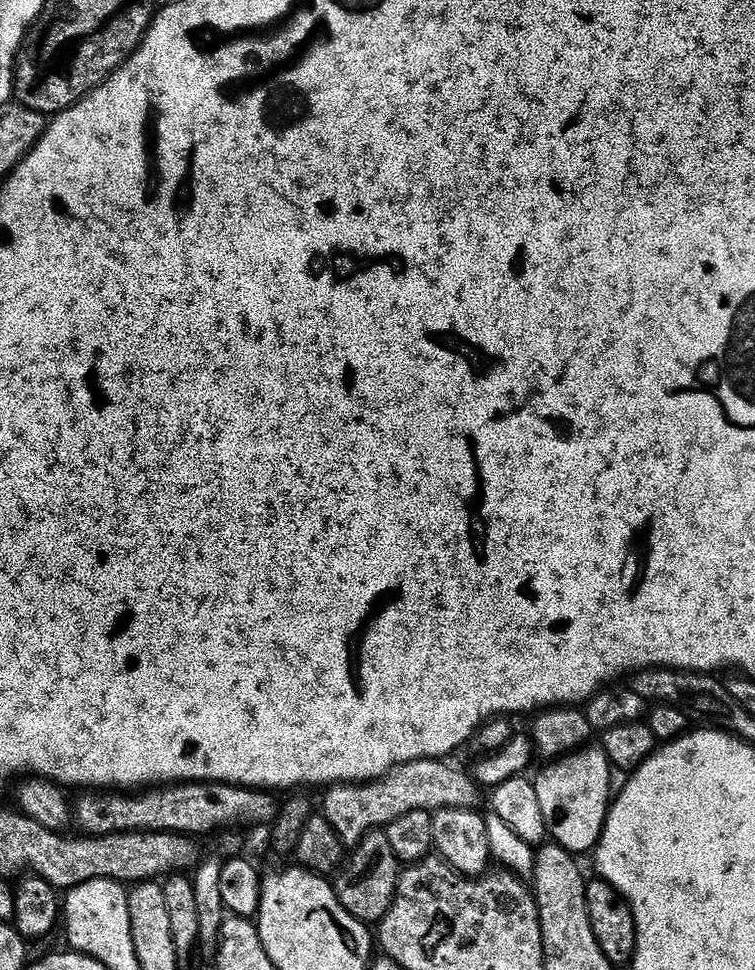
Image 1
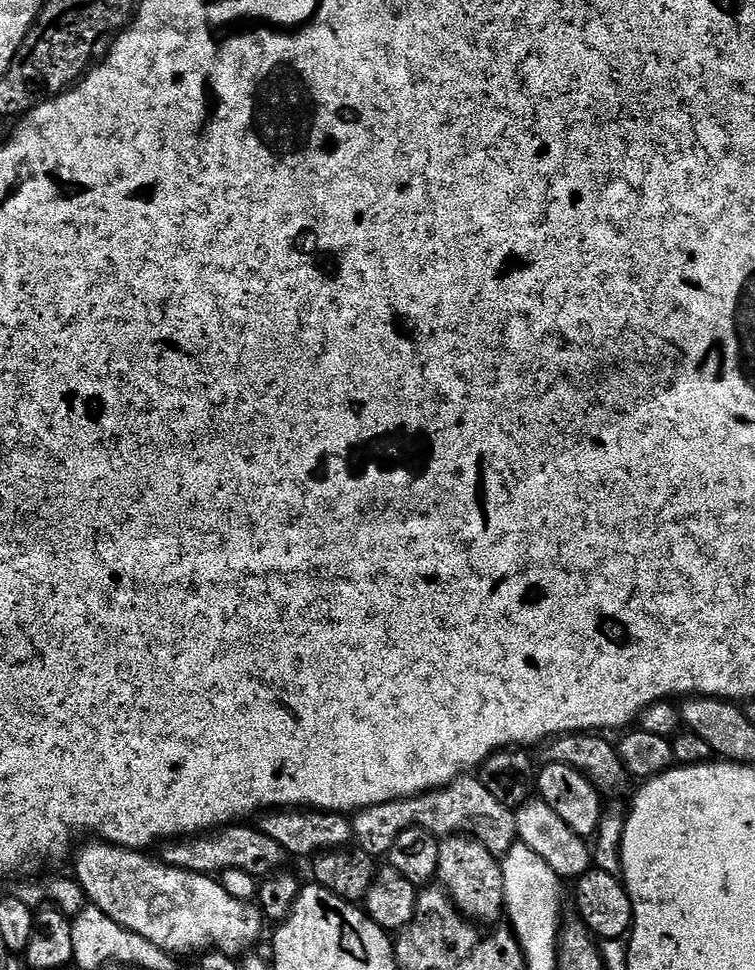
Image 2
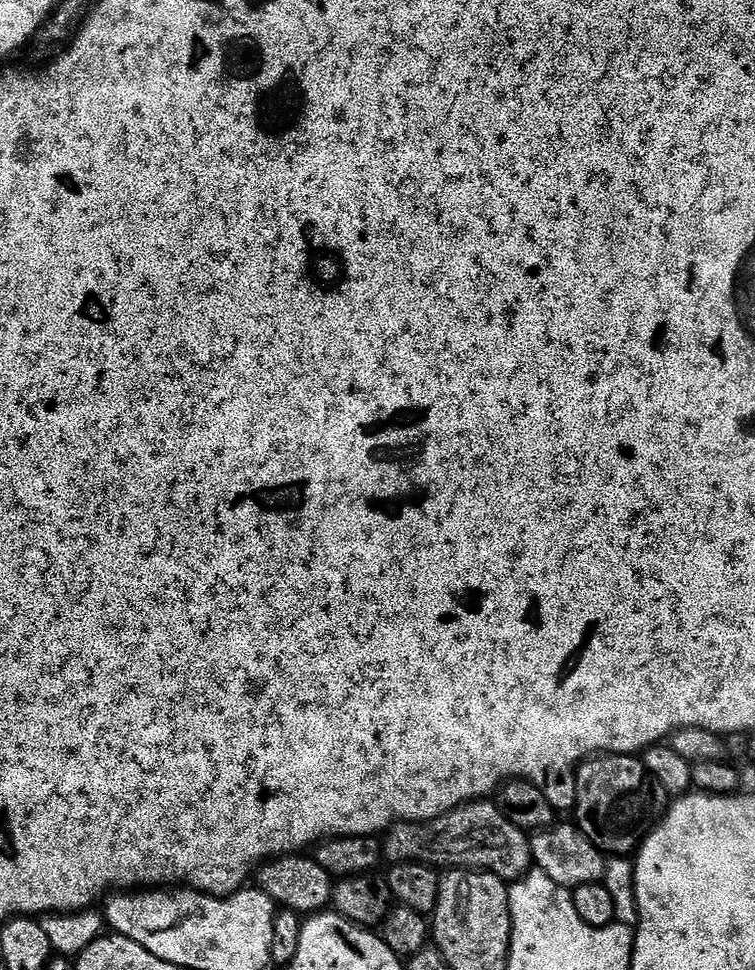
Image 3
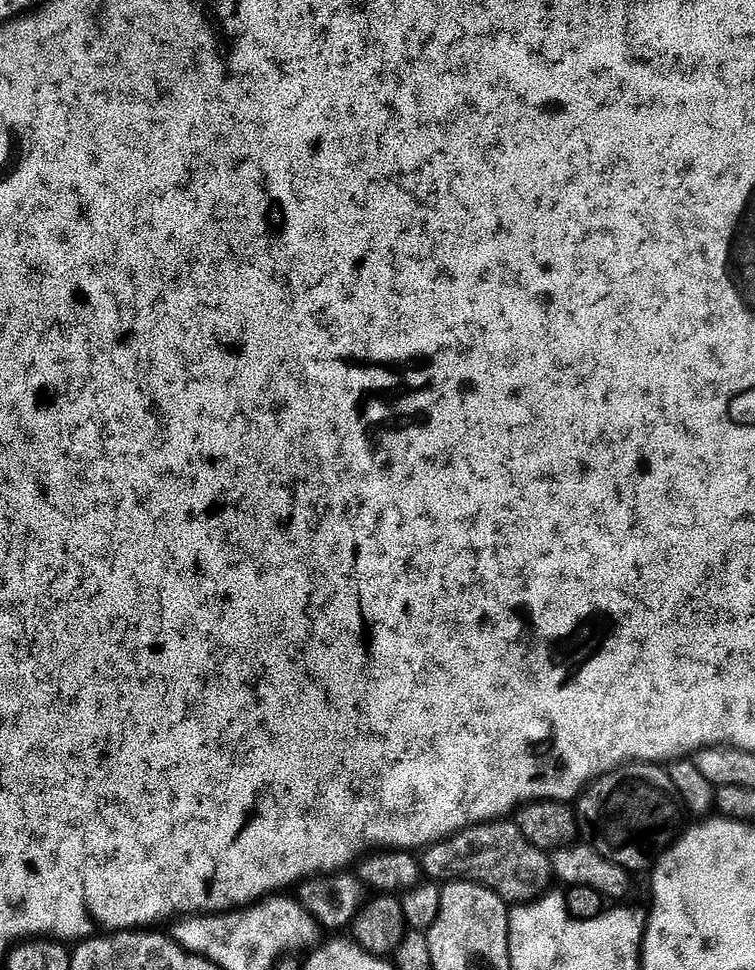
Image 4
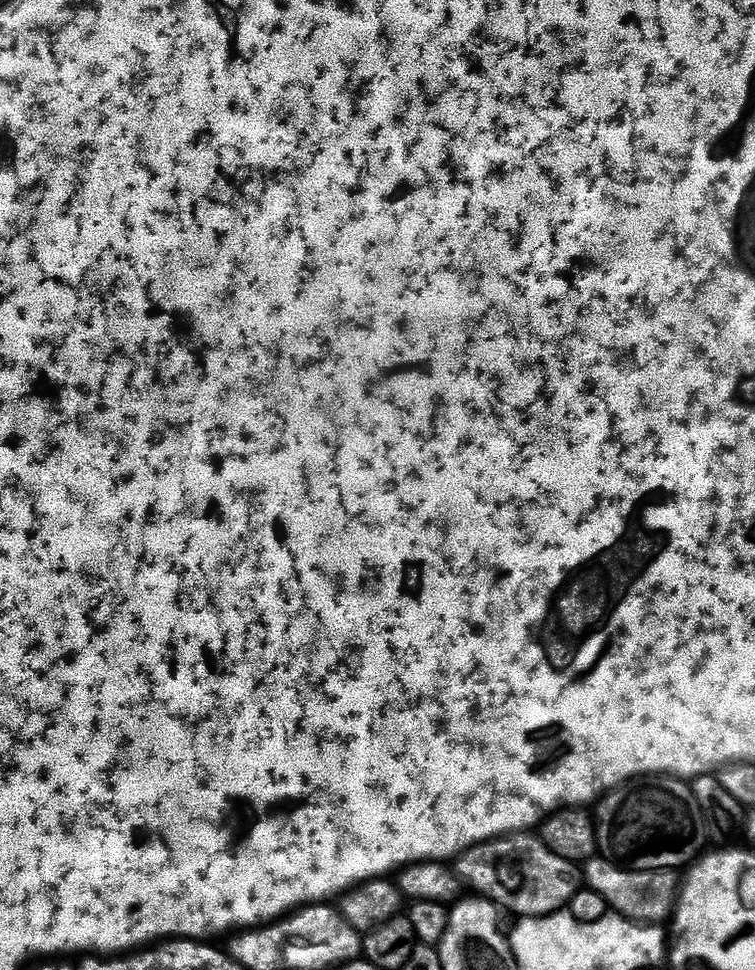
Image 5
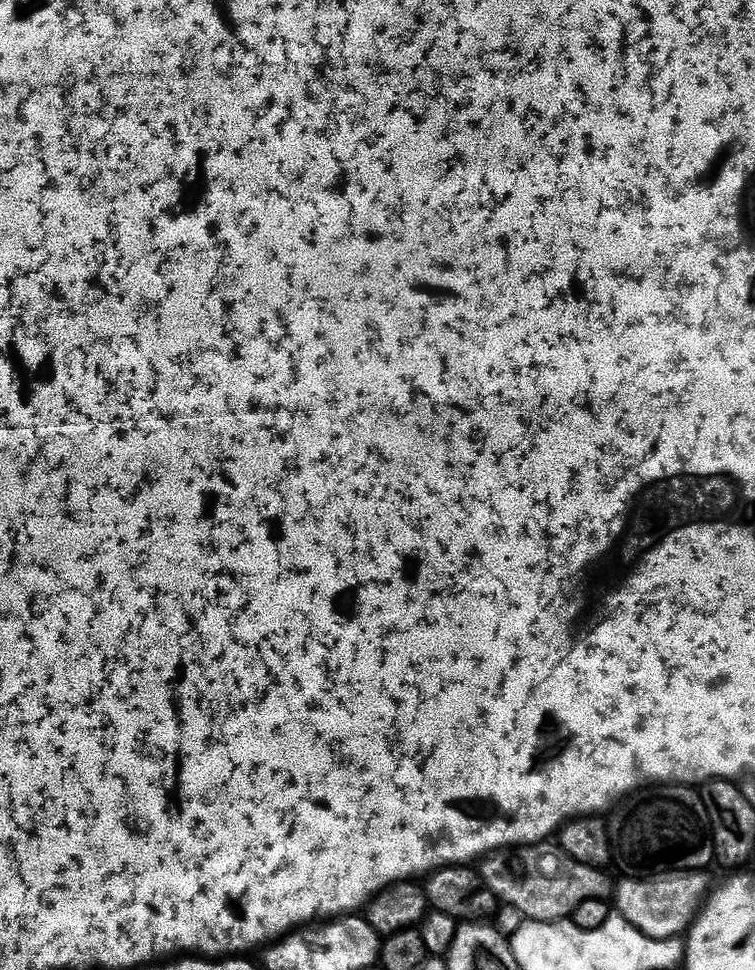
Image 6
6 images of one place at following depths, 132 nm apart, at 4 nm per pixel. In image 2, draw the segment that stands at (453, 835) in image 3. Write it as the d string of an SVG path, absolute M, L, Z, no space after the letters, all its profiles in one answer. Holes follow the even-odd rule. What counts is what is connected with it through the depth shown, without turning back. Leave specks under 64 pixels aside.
M465 774L458 780L407 800L391 800L373 808L363 808L351 817L352 832L360 851L373 858L387 857L390 846L408 828L425 828L437 838L447 838L456 833L467 834L482 842L491 852L503 854L517 843L516 814L507 803L494 798L475 775Z

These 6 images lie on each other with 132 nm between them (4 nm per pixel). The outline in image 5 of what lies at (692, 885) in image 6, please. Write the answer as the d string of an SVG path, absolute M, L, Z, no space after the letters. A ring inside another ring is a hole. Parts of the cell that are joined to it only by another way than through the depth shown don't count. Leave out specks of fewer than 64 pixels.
M593 858L583 865L582 880L587 887L606 898L613 913L637 922L664 922L673 915L682 883L675 871L635 872L631 866L621 866L615 859L600 859Z

